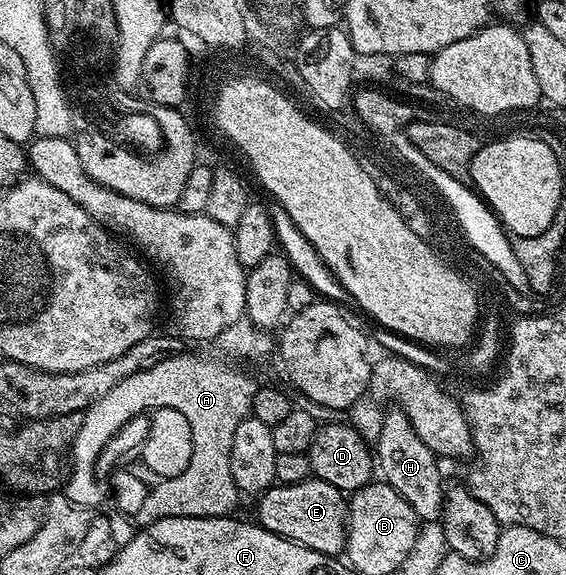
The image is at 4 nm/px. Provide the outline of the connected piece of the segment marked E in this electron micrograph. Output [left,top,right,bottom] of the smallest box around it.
[255,478,348,555]

